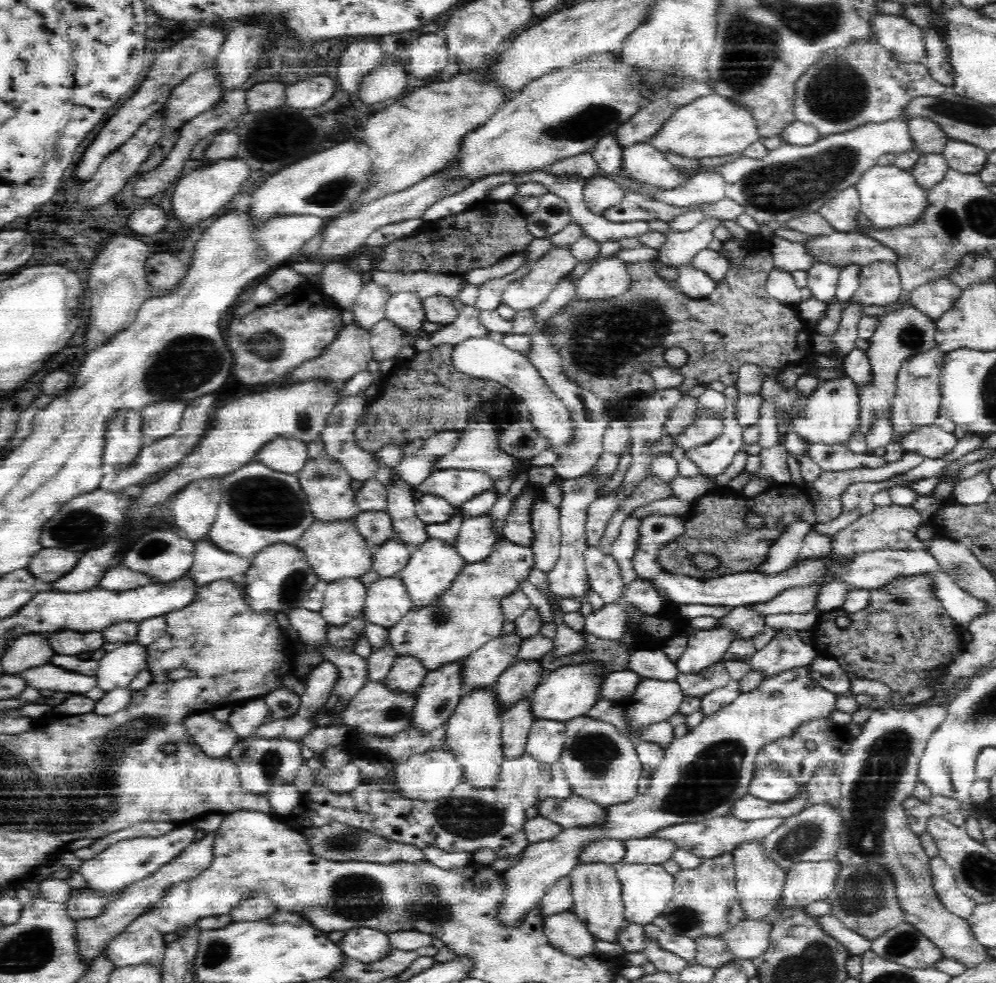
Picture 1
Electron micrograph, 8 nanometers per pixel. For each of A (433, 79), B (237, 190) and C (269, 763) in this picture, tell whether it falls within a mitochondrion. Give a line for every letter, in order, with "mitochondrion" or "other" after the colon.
A: other
B: other
C: mitochondrion

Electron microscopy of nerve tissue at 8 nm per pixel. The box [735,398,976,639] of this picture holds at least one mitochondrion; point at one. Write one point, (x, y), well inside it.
(904, 598)

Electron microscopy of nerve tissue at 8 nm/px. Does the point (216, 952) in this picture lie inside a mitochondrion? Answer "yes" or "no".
yes

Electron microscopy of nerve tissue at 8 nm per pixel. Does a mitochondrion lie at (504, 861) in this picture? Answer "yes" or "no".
no

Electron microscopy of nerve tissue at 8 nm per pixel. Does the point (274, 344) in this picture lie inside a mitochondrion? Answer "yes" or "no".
yes

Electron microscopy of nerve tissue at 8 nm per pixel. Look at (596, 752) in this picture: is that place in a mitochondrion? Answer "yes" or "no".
yes

